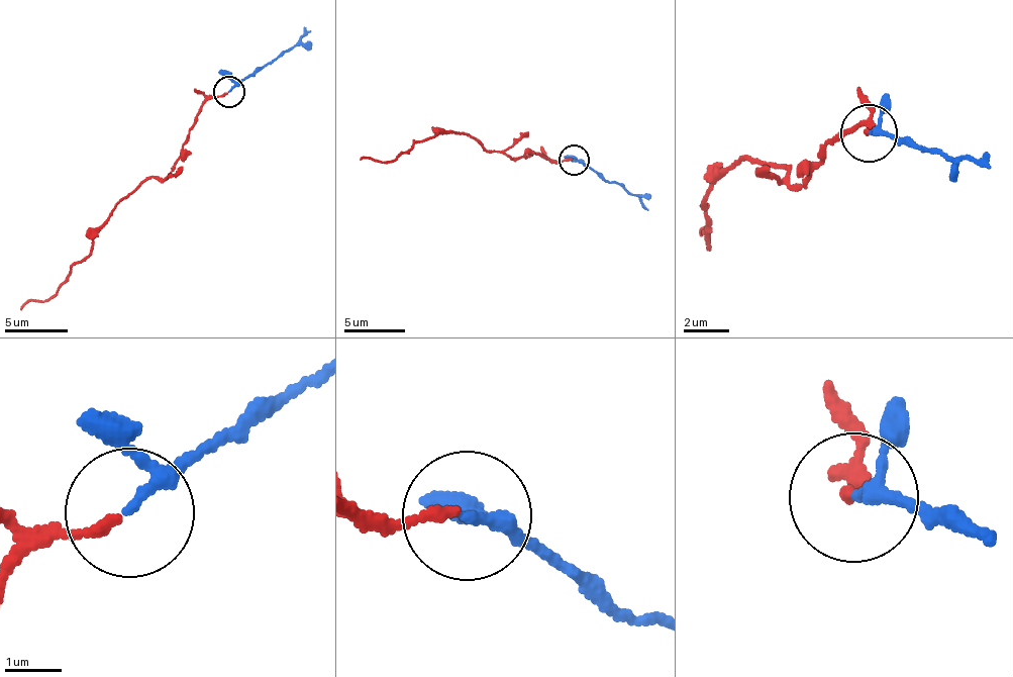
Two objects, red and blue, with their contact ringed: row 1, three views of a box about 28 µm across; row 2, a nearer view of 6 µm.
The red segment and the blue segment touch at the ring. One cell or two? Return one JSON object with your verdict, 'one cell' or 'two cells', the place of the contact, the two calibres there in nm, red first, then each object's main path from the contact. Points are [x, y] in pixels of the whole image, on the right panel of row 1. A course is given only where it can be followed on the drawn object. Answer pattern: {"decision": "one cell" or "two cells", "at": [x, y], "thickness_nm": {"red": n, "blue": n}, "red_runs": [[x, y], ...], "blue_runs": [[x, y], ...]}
{"decision": "one cell", "at": [869, 133], "thickness_nm": {"red": 170, "blue": 160}, "red_runs": [[865, 130], [791, 186], [789, 167], [758, 157], [708, 185], [709, 243], [700, 233]], "blue_runs": [[871, 131], [992, 170]]}

